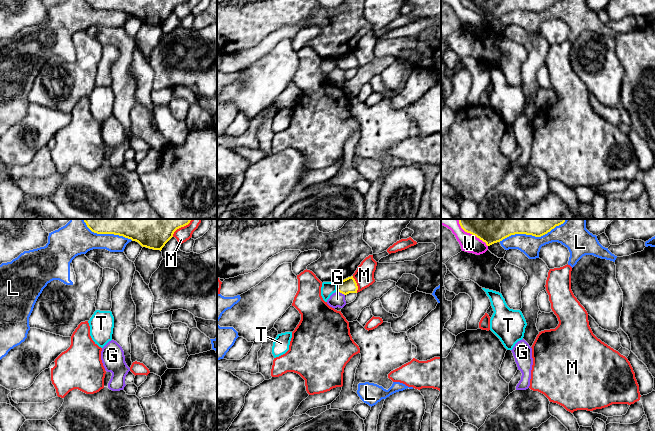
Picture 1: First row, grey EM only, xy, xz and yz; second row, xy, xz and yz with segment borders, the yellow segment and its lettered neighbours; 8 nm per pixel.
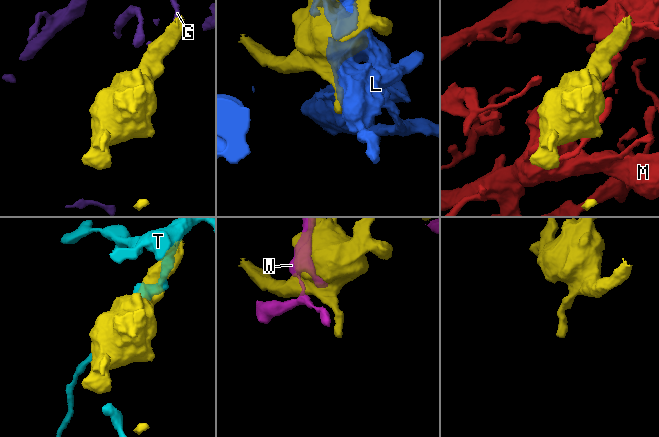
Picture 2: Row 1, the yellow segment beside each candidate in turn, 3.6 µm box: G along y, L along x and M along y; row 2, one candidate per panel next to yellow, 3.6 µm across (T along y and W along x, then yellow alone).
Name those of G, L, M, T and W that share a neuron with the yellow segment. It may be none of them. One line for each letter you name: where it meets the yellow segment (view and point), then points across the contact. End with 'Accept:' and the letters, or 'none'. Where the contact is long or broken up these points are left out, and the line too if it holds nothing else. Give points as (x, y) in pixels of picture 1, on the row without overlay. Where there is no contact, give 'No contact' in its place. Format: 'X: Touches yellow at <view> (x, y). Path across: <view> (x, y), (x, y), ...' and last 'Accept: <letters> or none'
Accept: none

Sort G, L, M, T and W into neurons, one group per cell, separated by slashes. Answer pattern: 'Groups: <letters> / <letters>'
Groups: G / L / M / T / W

